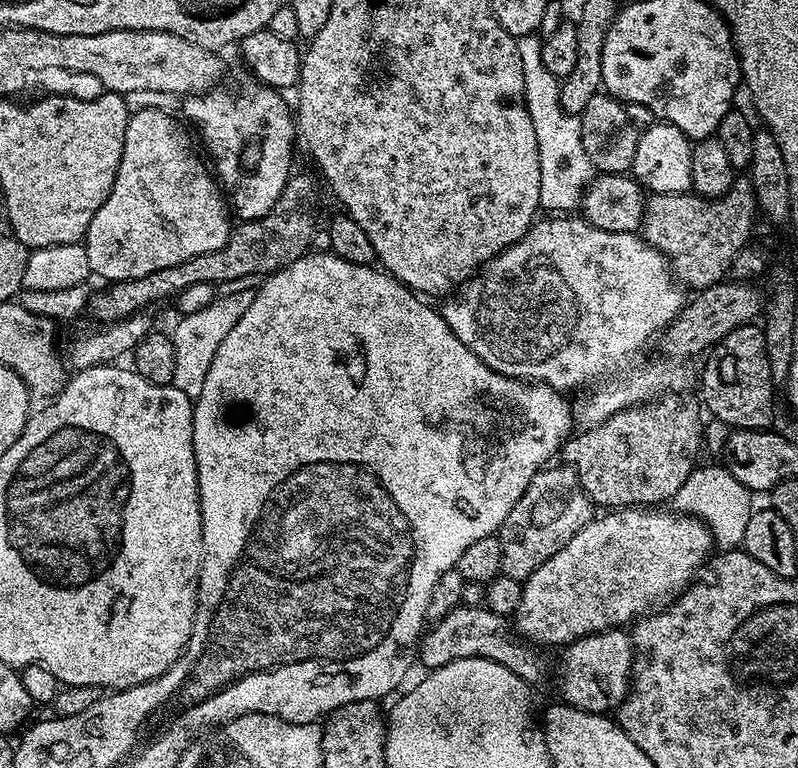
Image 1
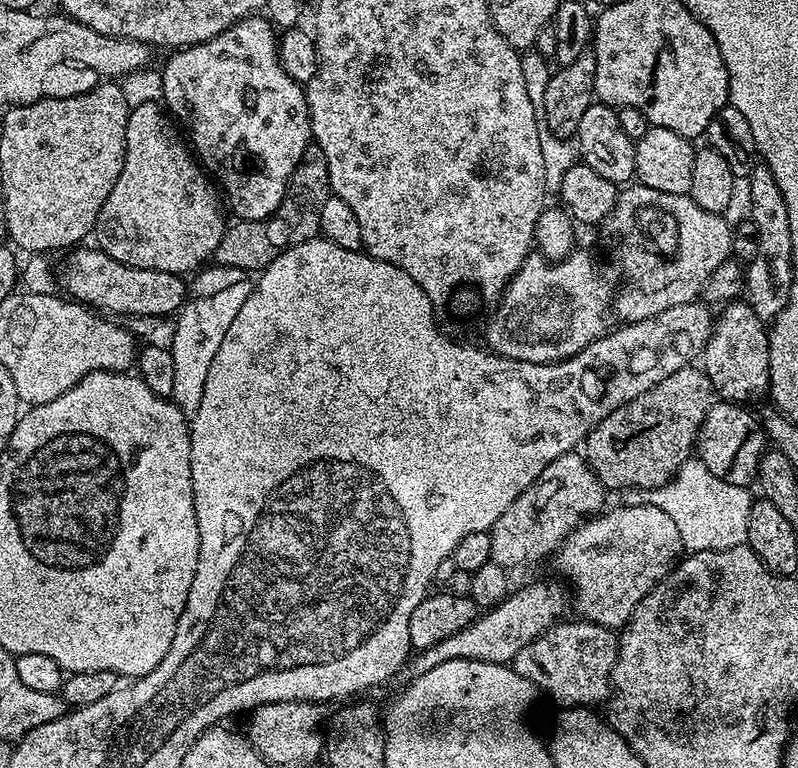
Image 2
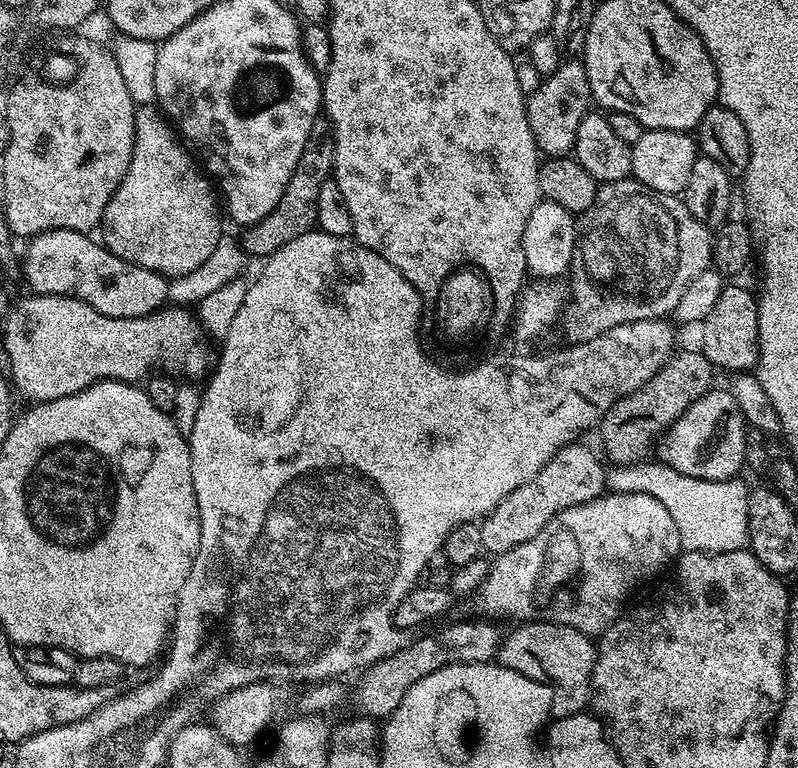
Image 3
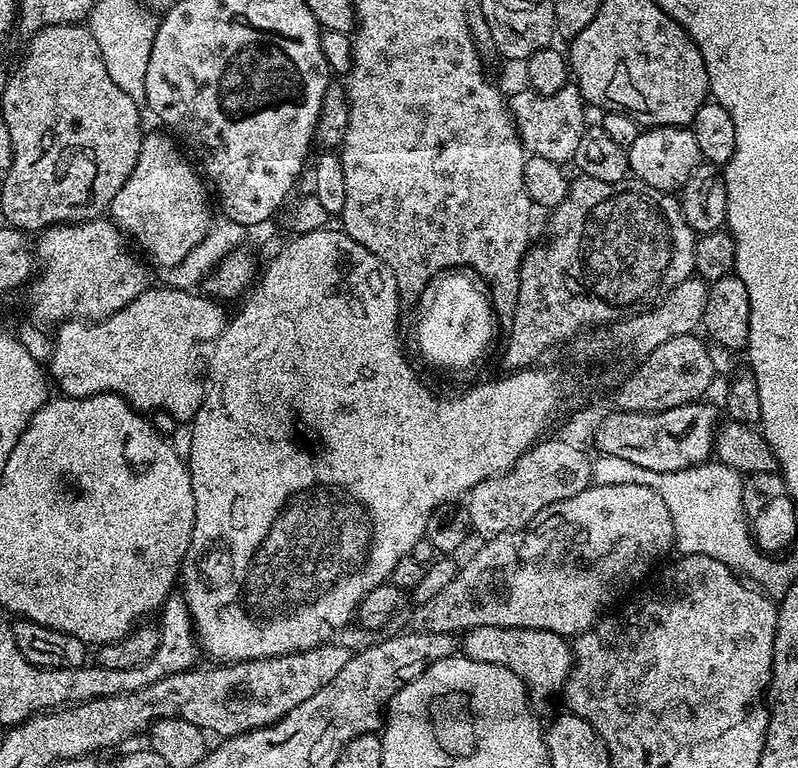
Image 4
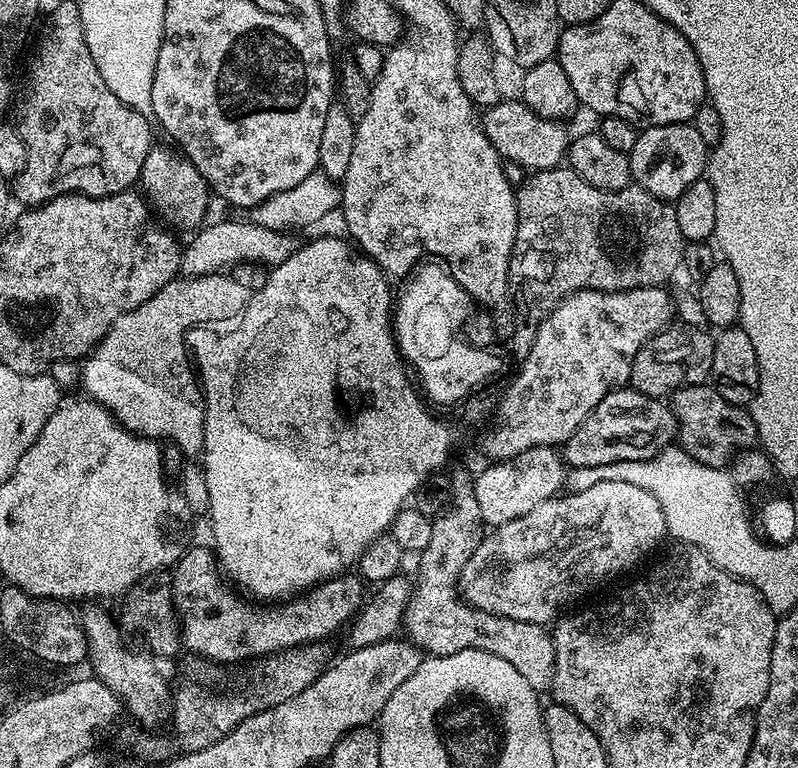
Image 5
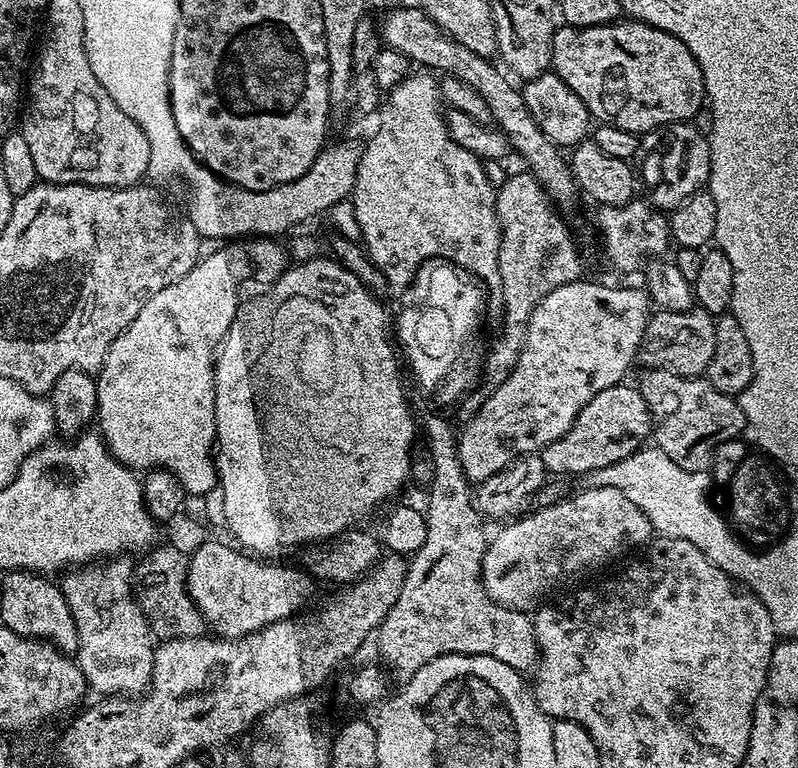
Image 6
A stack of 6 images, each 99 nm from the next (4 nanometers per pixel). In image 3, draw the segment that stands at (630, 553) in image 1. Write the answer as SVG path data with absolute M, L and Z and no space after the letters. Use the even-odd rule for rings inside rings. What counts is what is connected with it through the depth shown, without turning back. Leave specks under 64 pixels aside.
M464 620L461 624L448 624L441 632L433 636L424 636L417 644L405 643L394 654L382 658L377 664L363 669L360 689L356 696L360 699L359 711L369 718L387 718L399 706L406 690L414 686L426 674L442 670L447 664L486 664L496 660L496 651L500 648L502 632L492 622L471 624Z

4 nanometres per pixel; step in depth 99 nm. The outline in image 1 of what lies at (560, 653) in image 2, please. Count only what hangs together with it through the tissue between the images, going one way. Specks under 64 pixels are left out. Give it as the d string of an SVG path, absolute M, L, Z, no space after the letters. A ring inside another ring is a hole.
M609 628L606 632L595 632L583 636L581 640L567 645L563 649L564 657L560 660L560 692L563 703L571 704L574 708L581 708L587 712L608 714L619 709L630 691L632 674L634 671L634 649L632 637L627 631L618 628Z

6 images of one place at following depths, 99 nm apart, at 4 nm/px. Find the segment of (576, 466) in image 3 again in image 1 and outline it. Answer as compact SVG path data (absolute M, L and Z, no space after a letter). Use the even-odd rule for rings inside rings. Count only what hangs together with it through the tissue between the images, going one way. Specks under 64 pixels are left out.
M545 467L532 479L530 486L526 486L522 498L514 502L514 510L506 514L506 522L498 533L501 544L500 571L521 582L528 580L530 574L542 566L542 562L554 558L554 554L558 554L558 550L562 550L562 546L566 546L566 542L570 542L570 538L574 538L582 526L594 519L594 505L582 490L573 468L552 467Z

